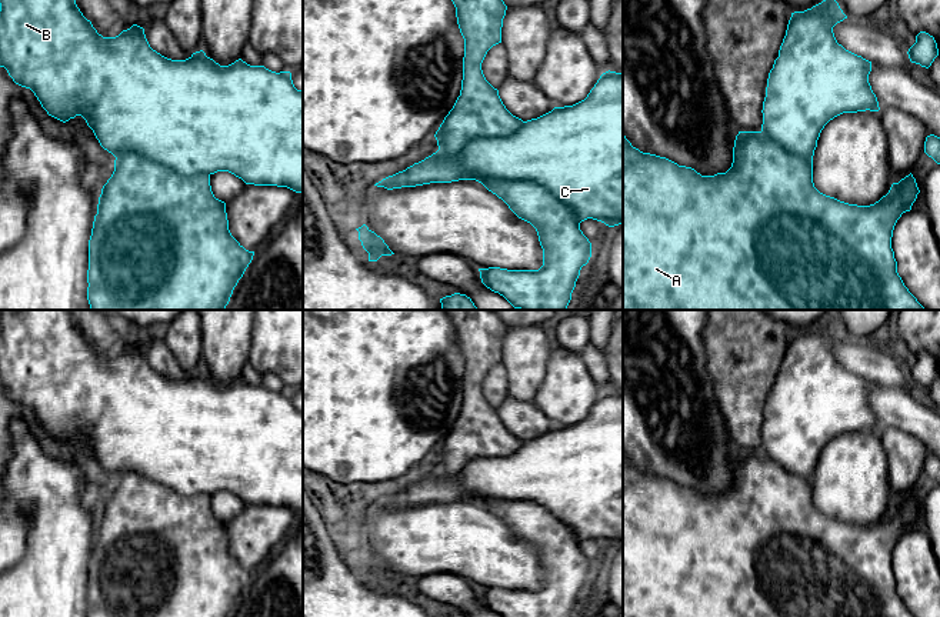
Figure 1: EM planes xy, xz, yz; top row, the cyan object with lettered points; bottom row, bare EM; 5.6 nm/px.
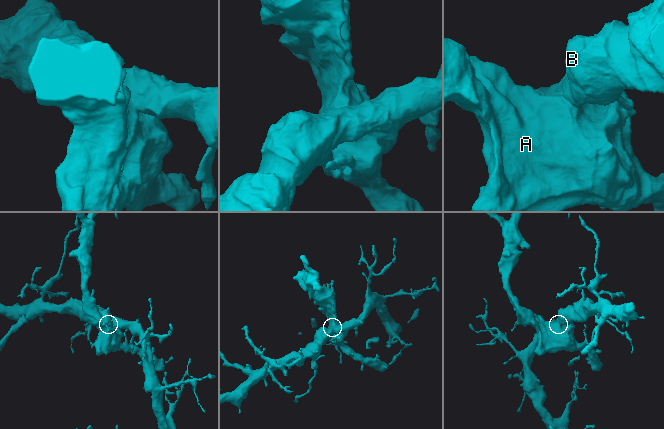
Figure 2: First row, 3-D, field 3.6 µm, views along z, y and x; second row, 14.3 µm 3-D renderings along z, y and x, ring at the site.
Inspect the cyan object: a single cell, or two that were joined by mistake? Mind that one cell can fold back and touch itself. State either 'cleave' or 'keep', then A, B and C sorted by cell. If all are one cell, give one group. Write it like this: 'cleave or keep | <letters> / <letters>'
cleave | A / B C

